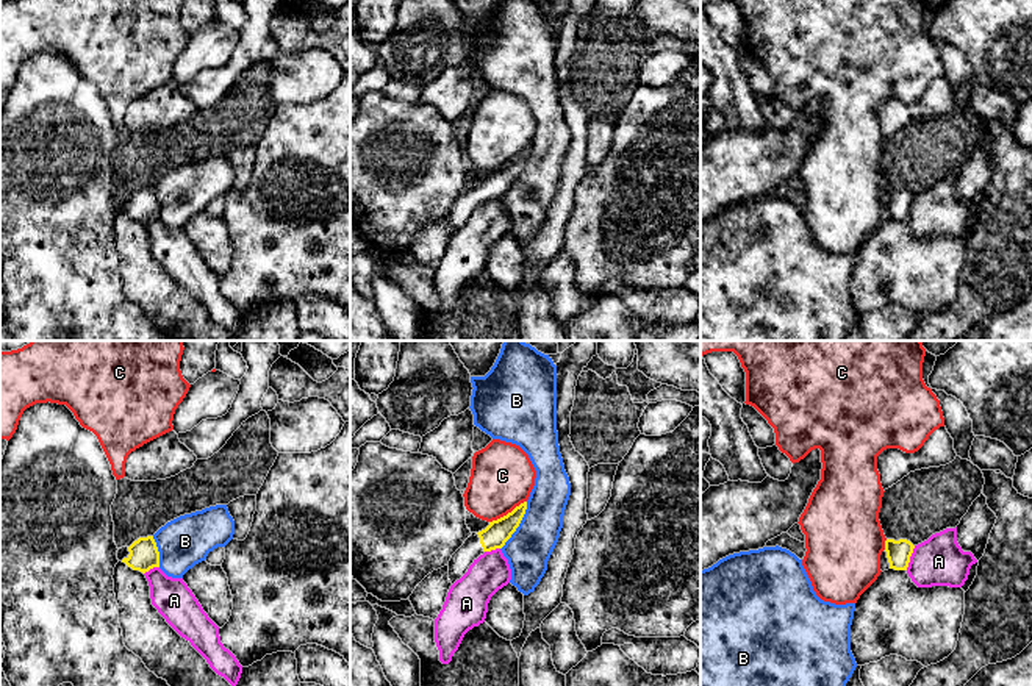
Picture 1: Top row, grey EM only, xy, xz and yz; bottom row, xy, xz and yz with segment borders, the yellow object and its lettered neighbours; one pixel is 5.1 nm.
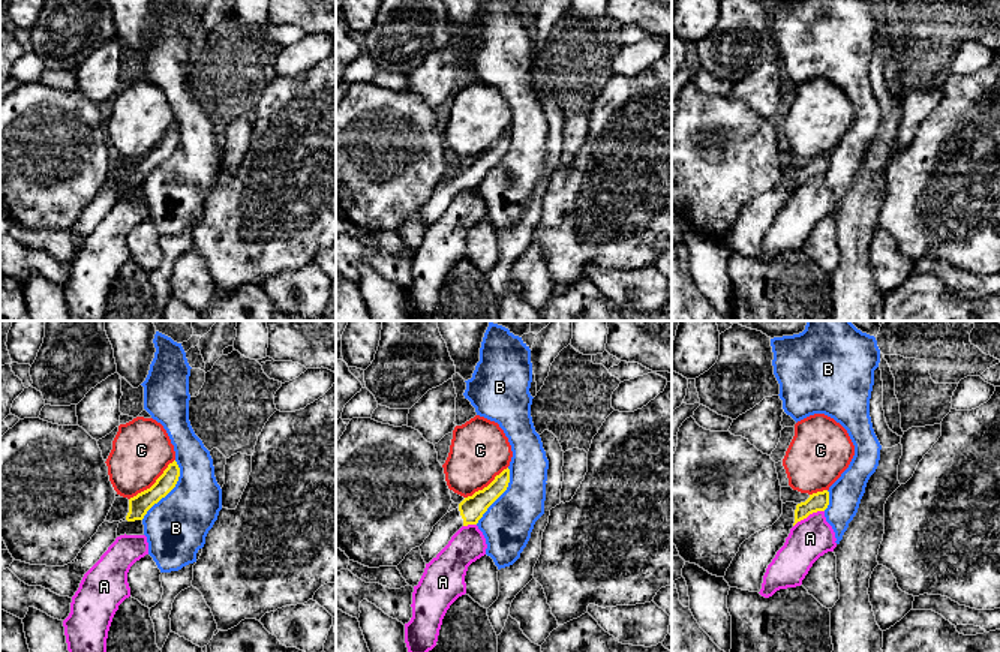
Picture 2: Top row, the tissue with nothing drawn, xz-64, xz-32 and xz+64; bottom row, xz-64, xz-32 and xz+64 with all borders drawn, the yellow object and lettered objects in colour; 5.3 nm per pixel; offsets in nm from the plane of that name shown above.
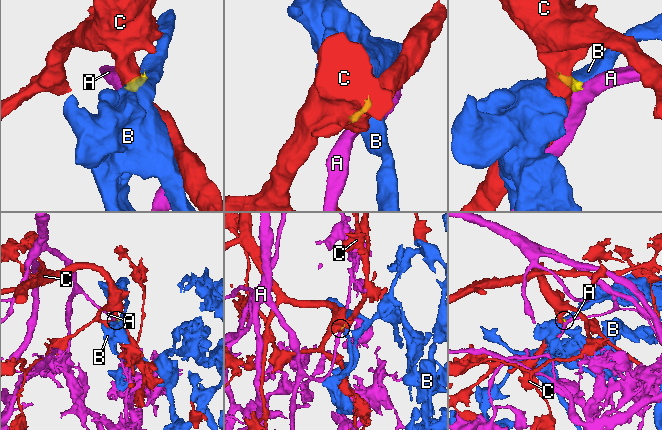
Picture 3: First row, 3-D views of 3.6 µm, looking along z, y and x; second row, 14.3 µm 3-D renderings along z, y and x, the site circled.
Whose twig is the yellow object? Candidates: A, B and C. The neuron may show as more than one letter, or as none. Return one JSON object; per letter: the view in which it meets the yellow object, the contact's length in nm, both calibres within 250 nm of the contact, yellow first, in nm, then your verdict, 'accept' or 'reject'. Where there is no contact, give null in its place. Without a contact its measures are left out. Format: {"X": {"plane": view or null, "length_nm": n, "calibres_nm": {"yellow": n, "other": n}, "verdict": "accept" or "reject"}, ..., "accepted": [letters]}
{"A": {"plane": "yz", "length_nm": 140, "calibres_nm": {"yellow": 130, "other": 260}, "verdict": "reject"}, "B": {"plane": "xz", "length_nm": 280, "calibres_nm": {"yellow": 130, "other": 220}, "verdict": "reject"}, "C": {"plane": "xz", "length_nm": 220, "calibres_nm": {"yellow": 130, "other": 320}, "verdict": "reject"}, "accepted": []}

